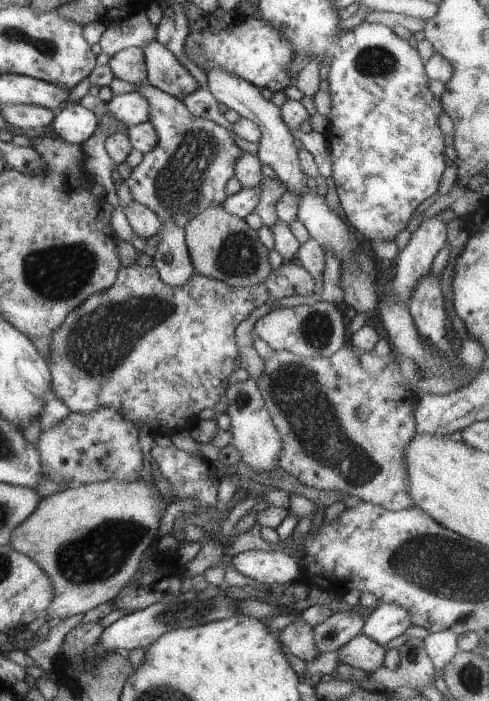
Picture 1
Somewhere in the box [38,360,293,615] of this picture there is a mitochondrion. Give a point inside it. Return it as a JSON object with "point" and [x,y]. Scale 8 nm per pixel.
{"point":[94,558]}

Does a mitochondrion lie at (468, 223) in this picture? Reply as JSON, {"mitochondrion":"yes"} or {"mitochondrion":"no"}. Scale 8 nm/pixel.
{"mitochondrion":"no"}

